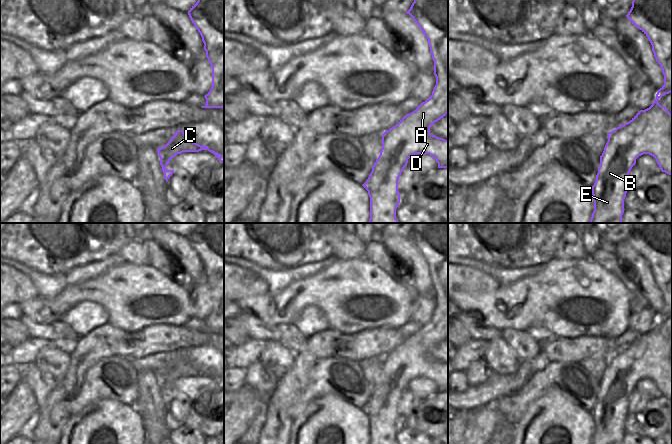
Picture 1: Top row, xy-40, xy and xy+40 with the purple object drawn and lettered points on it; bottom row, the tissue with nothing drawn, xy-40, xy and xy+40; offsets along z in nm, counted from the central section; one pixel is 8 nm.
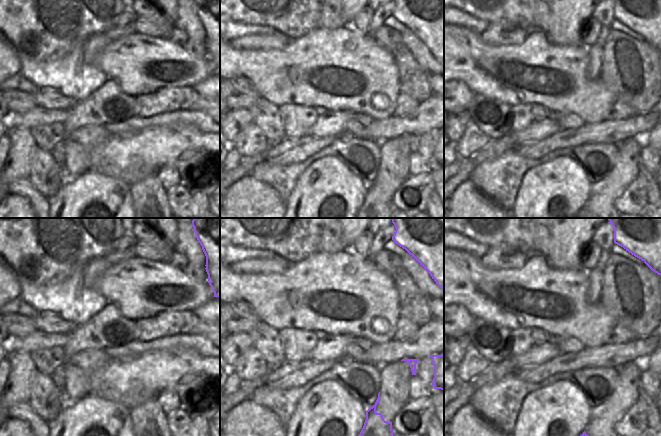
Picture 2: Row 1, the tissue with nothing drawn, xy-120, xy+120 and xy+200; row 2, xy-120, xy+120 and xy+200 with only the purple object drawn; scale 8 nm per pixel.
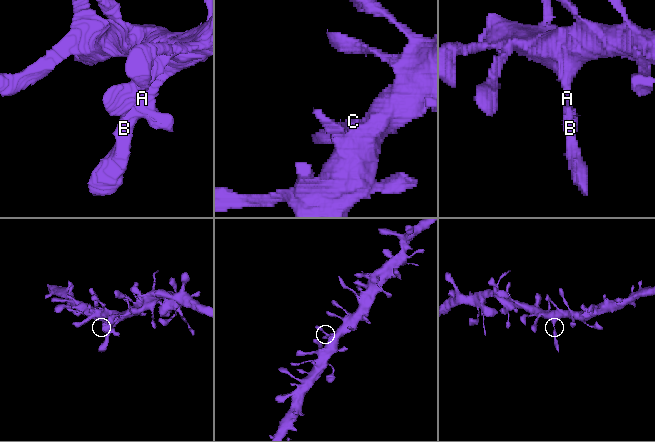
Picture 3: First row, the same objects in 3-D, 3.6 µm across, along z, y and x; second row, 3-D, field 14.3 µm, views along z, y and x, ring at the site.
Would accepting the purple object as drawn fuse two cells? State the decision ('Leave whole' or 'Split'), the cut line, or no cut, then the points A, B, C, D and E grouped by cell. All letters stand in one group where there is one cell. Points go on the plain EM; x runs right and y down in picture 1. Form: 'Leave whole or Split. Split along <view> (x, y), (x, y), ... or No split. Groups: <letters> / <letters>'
Leave whole. No split. Groups: A B C D E.

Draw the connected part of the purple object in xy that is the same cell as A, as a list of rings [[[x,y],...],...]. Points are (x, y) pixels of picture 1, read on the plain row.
[[[415,223],[406,237],[428,263],[434,285],[436,309],[432,319],[425,326],[382,358],[380,379],[372,390],[368,403],[362,409],[370,421],[369,444],[397,444],[396,433],[400,427],[398,403],[411,380],[429,378],[436,383],[438,392],[448,392],[448,364],[430,357],[430,351],[448,338],[448,223]]]

